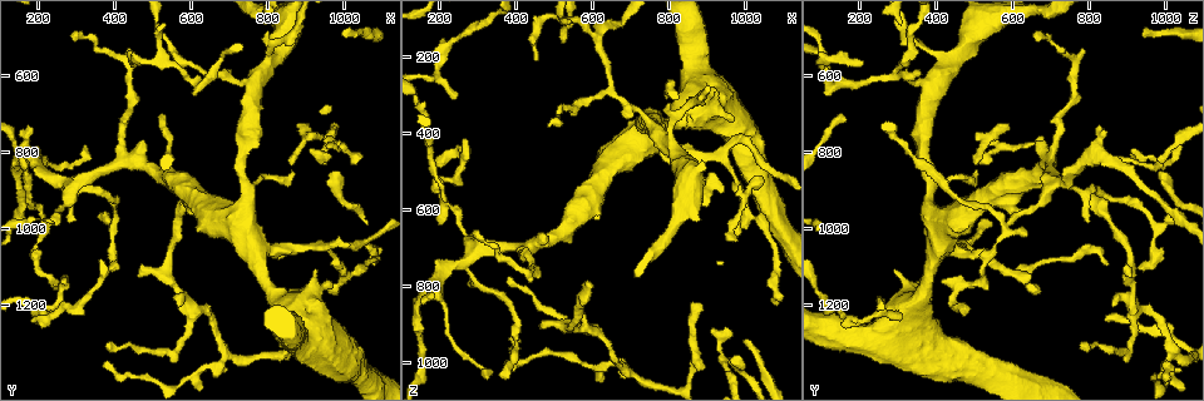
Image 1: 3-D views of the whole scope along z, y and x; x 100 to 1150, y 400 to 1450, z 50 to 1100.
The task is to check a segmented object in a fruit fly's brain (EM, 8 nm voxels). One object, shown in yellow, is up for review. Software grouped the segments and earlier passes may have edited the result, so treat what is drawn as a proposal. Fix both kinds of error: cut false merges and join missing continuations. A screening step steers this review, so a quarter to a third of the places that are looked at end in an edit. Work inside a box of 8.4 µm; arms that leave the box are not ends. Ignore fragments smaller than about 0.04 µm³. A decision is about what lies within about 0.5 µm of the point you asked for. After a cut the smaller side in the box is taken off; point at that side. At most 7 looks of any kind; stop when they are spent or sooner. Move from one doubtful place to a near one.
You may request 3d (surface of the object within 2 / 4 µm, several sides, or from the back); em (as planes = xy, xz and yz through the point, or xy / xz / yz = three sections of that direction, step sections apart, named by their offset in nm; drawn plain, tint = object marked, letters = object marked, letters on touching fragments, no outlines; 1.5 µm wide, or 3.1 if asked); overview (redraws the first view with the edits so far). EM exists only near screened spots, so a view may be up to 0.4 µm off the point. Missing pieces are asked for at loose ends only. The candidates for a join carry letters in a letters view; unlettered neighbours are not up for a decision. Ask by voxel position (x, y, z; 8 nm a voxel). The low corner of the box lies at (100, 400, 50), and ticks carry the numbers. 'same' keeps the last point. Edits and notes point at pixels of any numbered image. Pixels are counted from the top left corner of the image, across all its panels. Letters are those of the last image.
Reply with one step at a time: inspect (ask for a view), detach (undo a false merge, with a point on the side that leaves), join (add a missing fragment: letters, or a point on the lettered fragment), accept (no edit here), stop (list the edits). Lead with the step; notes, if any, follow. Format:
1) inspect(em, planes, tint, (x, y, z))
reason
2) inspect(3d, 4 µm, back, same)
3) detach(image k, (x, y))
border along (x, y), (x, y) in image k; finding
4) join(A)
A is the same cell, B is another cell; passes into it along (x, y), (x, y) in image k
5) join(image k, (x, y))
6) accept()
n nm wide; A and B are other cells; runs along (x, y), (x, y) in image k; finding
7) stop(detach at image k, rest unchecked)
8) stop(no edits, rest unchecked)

inspect(em, xy, step 4, letters, (395, 1100, 930))

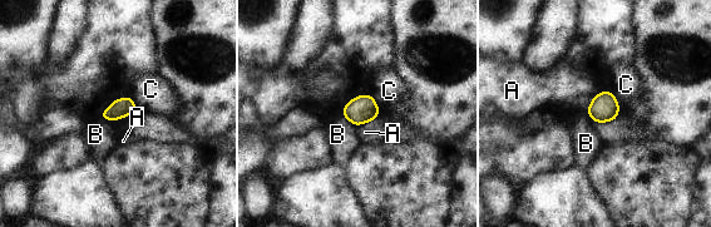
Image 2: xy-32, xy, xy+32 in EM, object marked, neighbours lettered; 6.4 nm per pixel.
inspect(em, planes, letters, same)
cut it another way

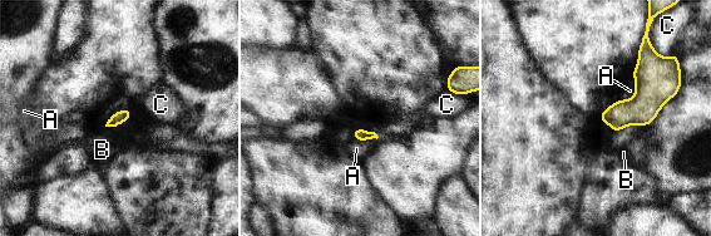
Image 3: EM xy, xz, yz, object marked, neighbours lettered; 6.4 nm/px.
accept()
A, B and C are other cells; border along (350, 129), (352, 137) in image 3; none of them fits

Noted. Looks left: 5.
inspect(3d, 4 µm, (365, 1350, 1005))
branch stops here

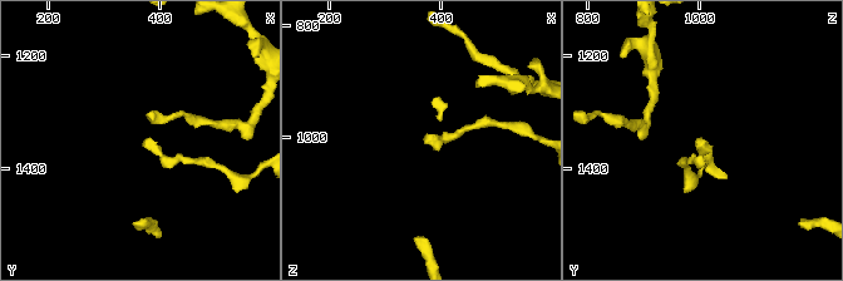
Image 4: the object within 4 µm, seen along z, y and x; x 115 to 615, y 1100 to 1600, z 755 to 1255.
inspect(em, planes, letters, (365, 1355, 1000))

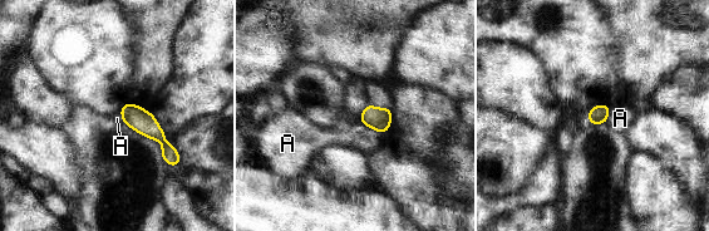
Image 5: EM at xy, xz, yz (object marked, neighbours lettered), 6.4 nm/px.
accept()
120 nm wide; A is another cell; border along (359, 118), (364, 124), (382, 133) in image 5; none of them fits

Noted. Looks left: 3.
inspect(3d, 4 µm, (975, 1150, 365))
stops while still wide

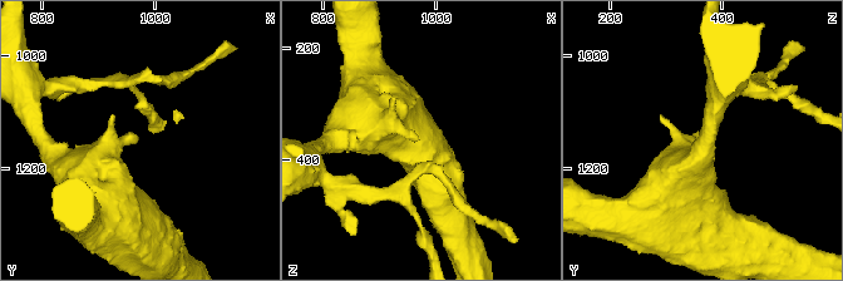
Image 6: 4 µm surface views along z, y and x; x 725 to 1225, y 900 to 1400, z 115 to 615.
inspect(em, planes, letters, (970, 1150, 365))

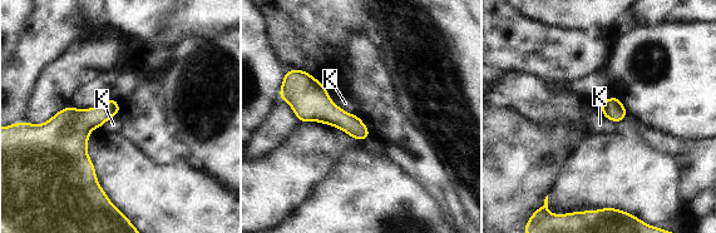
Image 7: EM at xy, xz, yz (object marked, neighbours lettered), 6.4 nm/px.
accept()
K is another cell; border along (337, 107), (358, 115) in image 7; none of them fits

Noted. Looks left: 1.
stop(no edits, rest unchecked)

